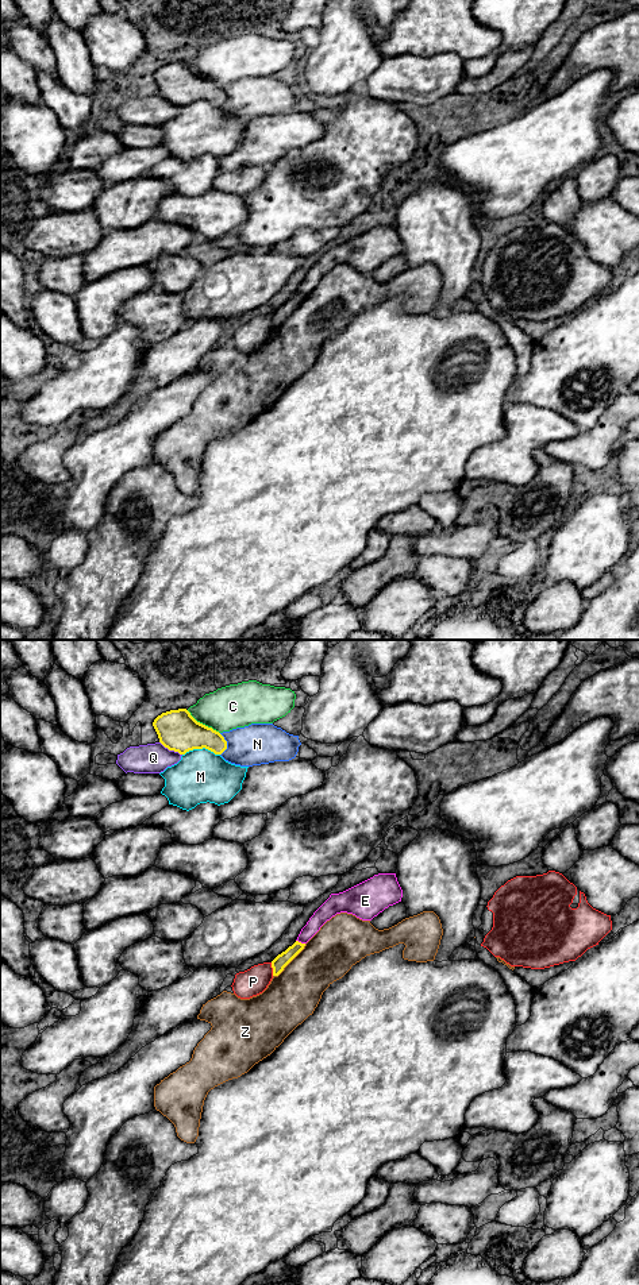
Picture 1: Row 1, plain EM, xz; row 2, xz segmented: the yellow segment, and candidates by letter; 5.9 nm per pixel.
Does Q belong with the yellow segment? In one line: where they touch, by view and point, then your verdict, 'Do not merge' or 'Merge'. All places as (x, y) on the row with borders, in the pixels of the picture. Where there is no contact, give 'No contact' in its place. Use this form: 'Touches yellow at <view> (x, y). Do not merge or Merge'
Touches yellow at xz (170, 749). Do not merge

